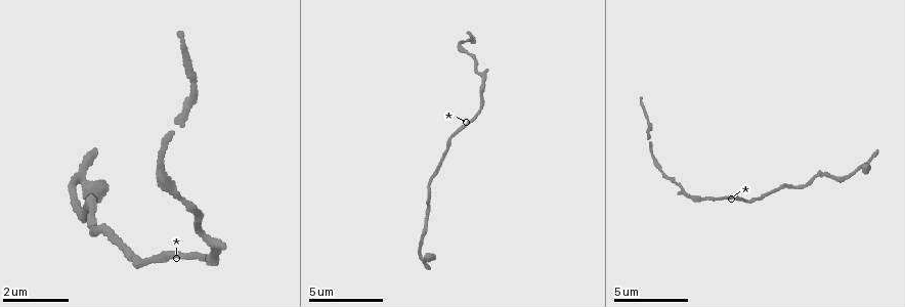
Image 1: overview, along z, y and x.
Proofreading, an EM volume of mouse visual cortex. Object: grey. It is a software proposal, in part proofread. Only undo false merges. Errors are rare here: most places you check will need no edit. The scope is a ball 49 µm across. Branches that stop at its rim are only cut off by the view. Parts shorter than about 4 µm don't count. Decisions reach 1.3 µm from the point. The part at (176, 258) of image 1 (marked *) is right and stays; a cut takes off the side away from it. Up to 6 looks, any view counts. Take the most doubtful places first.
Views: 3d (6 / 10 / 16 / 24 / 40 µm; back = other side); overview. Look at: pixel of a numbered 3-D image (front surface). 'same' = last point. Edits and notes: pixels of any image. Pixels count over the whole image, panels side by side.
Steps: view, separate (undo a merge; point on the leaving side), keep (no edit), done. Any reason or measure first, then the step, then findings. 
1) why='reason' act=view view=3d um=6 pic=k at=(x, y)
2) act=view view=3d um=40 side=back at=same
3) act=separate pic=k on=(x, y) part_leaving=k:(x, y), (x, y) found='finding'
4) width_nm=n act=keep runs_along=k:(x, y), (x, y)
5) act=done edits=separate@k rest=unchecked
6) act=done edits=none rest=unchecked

why='thin neck' act=view view=3d um=16 pic=1 at=(797, 188)

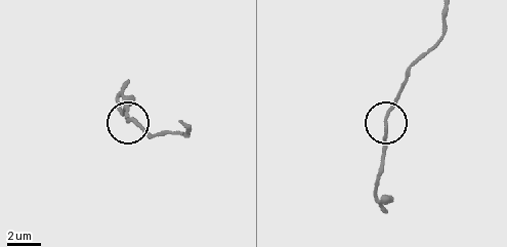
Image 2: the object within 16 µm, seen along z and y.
act=view view=3d um=6 pic=2 at=(386, 124)

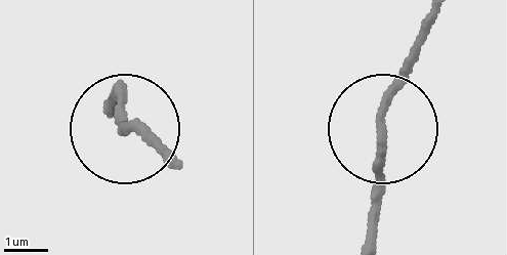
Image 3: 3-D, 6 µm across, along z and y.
act=keep runs_along=3:(174, 161), (149, 135), (123, 131), (112, 98) found='continuous, no second neuron'

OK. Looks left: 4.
why='sudden change in width' act=view view=3d um=6 pic=1 at=(482, 102)

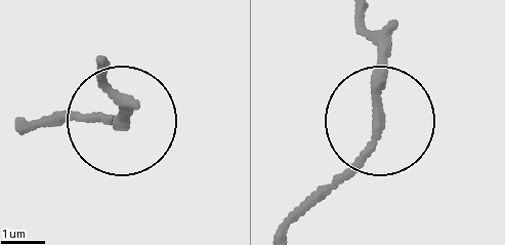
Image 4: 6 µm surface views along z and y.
width_nm=190 act=keep runs_along=4:(336, 175), (376, 123), (383, 28) found='continuous, no second neuron'

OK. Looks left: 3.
why='sudden change in width' act=view view=3d um=10 pic=1 at=(458, 46)

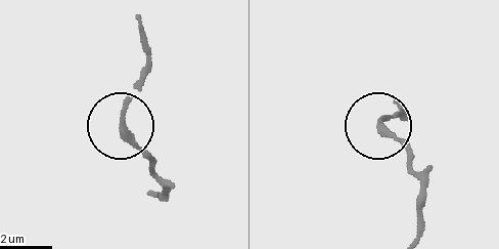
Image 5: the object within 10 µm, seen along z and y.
act=keep found='continuous, no second neuron'

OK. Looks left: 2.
act=done edits=none rest=unchecked

